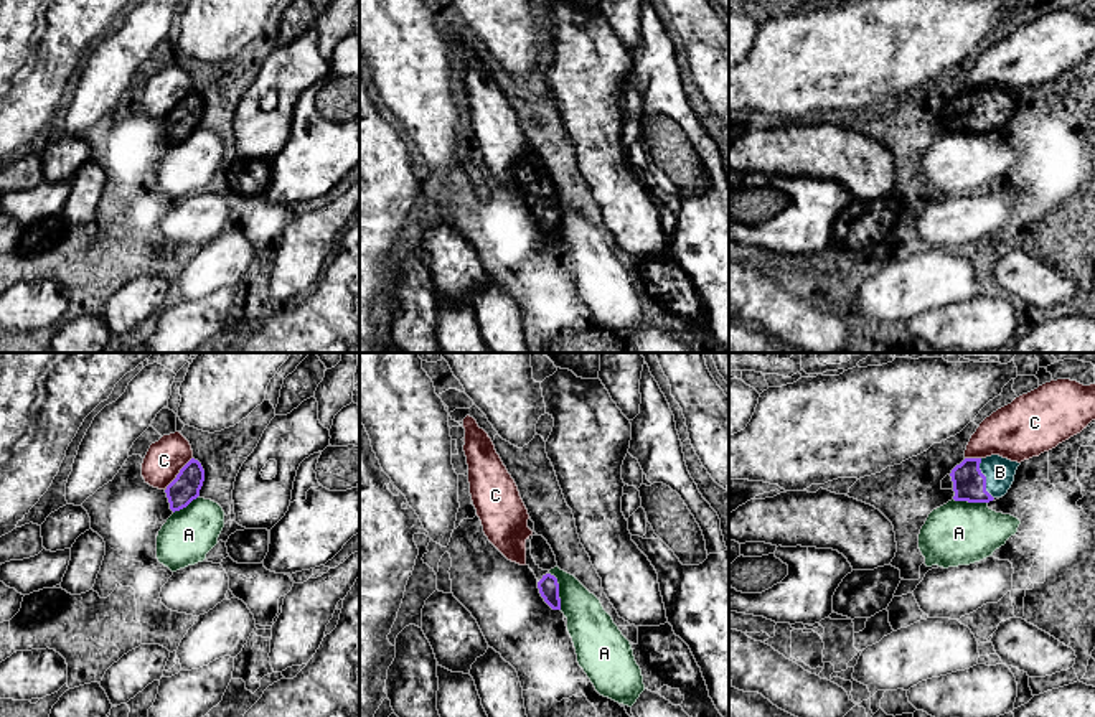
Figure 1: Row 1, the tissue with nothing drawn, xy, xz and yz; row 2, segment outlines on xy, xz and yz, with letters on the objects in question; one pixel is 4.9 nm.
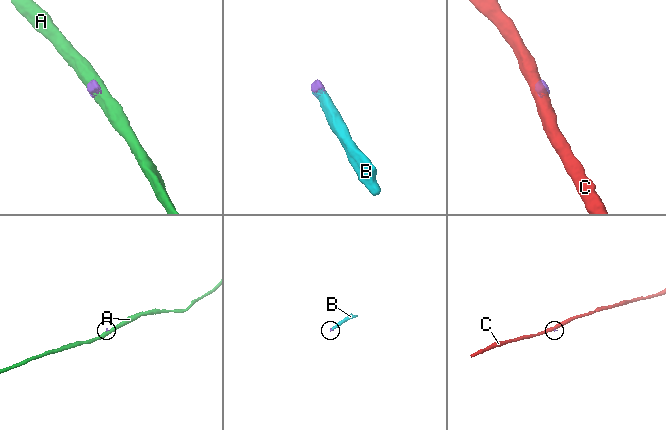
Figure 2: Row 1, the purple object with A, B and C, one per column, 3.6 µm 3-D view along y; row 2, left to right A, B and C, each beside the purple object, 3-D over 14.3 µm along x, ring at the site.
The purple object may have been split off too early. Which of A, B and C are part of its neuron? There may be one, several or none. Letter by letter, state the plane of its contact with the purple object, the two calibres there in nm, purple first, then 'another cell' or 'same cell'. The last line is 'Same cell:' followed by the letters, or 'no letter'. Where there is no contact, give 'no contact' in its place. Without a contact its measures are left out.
A: xz | 100/220 nm | another cell
B: yz | 160/150 nm | same cell
C: xy | 140/190 nm | another cell
Same cell: B

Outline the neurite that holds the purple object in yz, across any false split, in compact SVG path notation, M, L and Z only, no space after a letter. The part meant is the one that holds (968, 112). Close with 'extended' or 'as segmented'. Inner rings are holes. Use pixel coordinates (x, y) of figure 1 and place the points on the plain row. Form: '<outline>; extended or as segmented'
M999 86L965 89L942 110L942 120L953 120L955 132L989 134L1008 124L1019 96Z; extended

